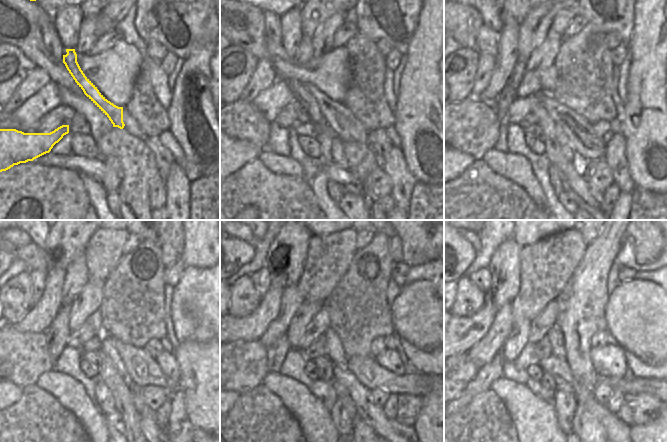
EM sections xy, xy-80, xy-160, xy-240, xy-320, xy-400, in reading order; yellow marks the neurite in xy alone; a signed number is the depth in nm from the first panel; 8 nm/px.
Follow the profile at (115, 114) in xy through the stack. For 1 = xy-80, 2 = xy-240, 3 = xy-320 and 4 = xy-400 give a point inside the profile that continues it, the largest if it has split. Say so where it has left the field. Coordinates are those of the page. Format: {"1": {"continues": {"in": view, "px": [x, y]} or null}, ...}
{"1": {"continues": {"in": "xy-80", "px": [344, 124]}}, "2": {"continues": {"in": "xy-240", "px": [141, 369]}}, "3": {"continues": {"in": "xy-320", "px": [369, 373]}}, "4": {"continues": {"in": "xy-400", "px": [637, 384]}}}

